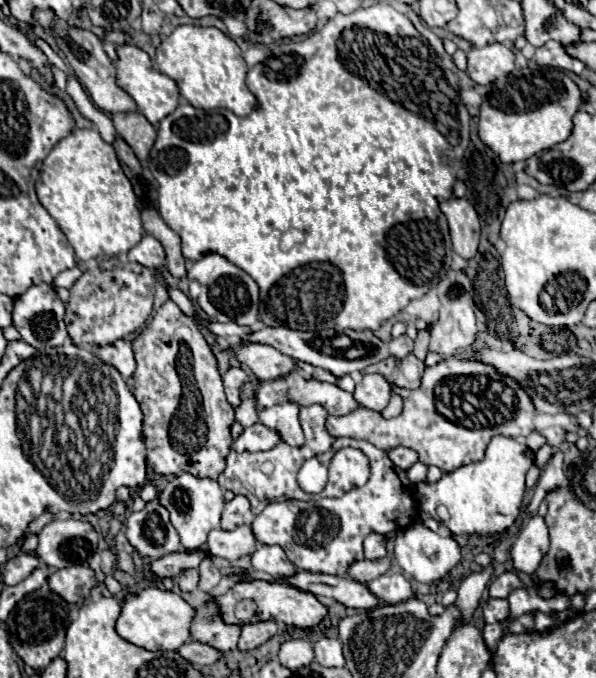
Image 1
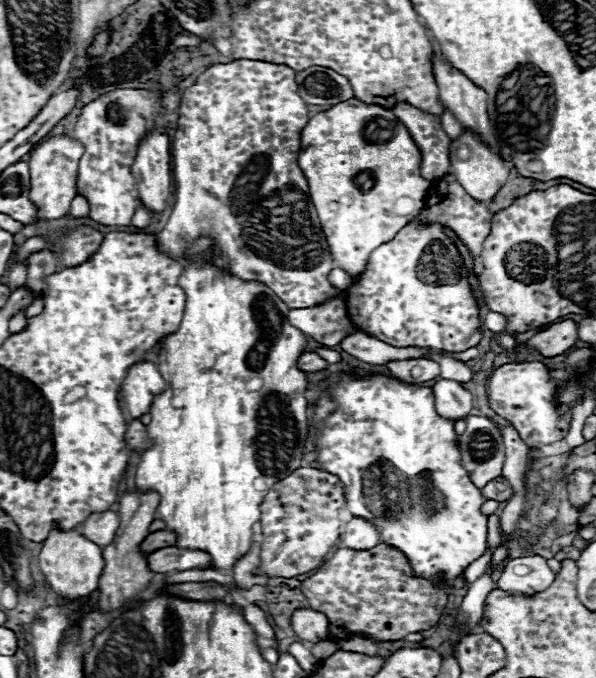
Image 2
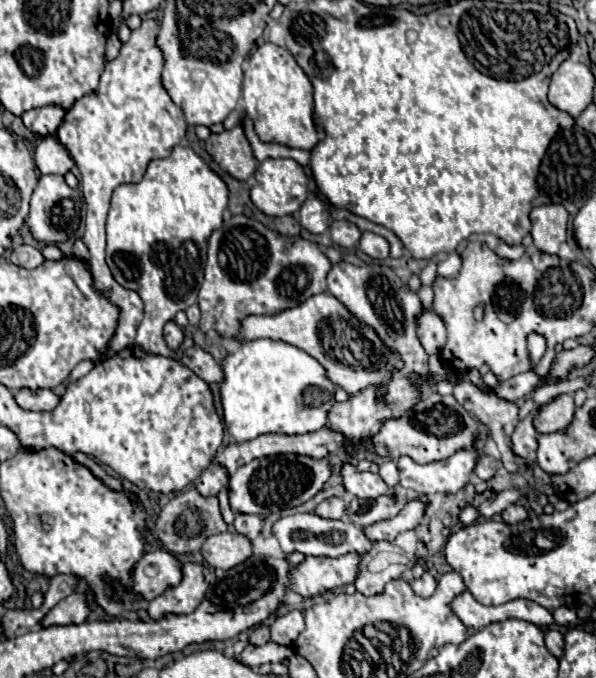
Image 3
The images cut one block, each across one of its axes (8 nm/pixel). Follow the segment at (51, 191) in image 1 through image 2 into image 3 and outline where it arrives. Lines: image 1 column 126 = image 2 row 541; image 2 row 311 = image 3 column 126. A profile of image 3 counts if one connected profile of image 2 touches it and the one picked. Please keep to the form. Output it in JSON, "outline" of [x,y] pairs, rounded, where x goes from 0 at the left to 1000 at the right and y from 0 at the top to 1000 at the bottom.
{"outline":[[[295,215],[289,230],[255,236],[238,268],[205,271],[191,280],[178,327],[178,386],[191,413],[232,431],[242,445],[242,472],[232,481],[228,504],[245,519],[295,528],[272,487],[295,460],[329,448],[342,413],[349,351],[369,336],[379,304],[376,265],[319,215]]]}

